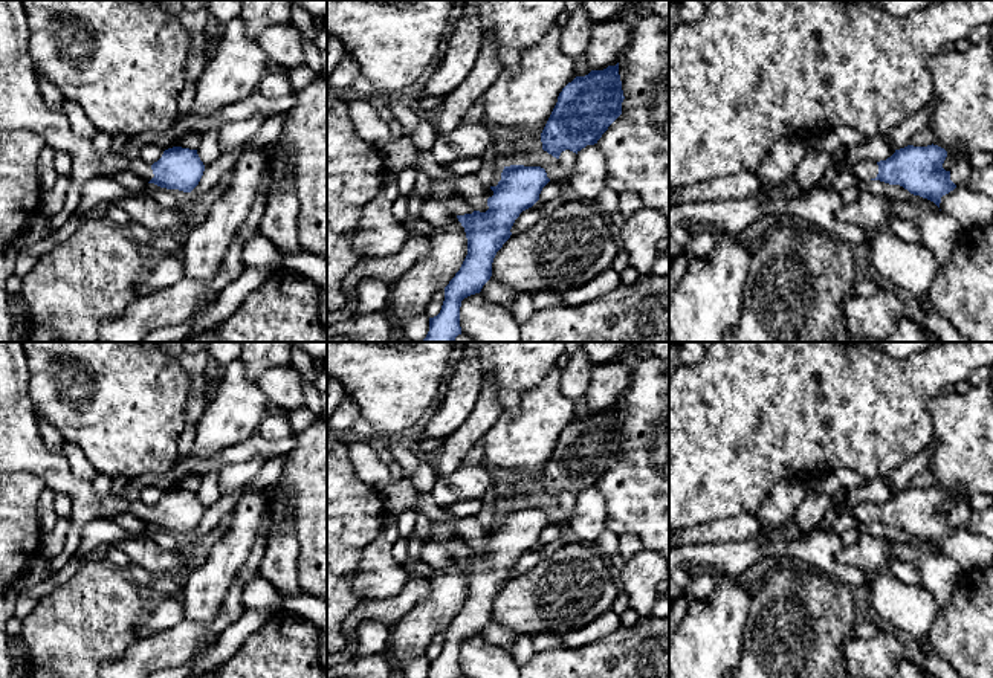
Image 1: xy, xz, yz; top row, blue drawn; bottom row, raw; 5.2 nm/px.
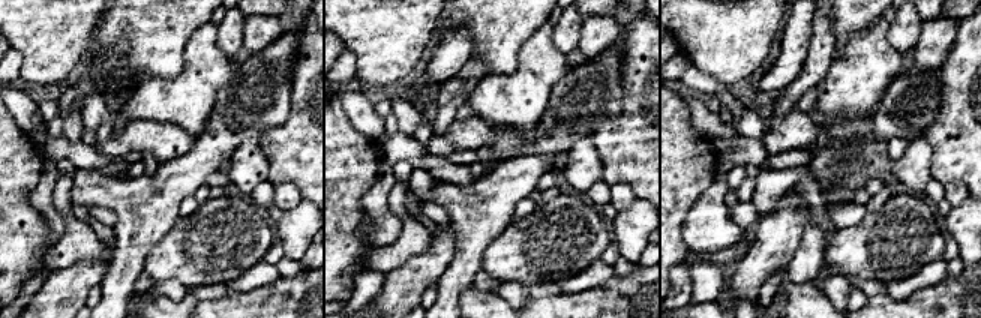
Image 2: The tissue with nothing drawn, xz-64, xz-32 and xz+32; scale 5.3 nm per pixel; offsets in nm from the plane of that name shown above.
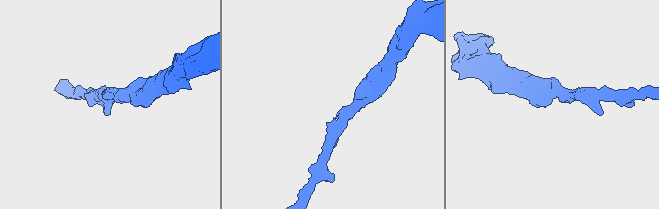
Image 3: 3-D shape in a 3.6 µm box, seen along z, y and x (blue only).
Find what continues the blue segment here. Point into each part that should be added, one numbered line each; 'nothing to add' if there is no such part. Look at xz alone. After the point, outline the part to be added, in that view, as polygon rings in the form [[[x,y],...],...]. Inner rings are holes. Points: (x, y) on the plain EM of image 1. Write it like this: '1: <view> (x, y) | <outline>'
1: xz (457, 547) | [[[460,536],[455,539],[451,539],[446,544],[446,548],[452,557],[464,557],[464,556],[472,556],[475,553],[472,545],[464,539],[461,539]]]

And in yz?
1: yz (866, 512) | [[[872,502],[857,504],[852,510],[856,522],[871,522],[878,516],[878,507]]]

